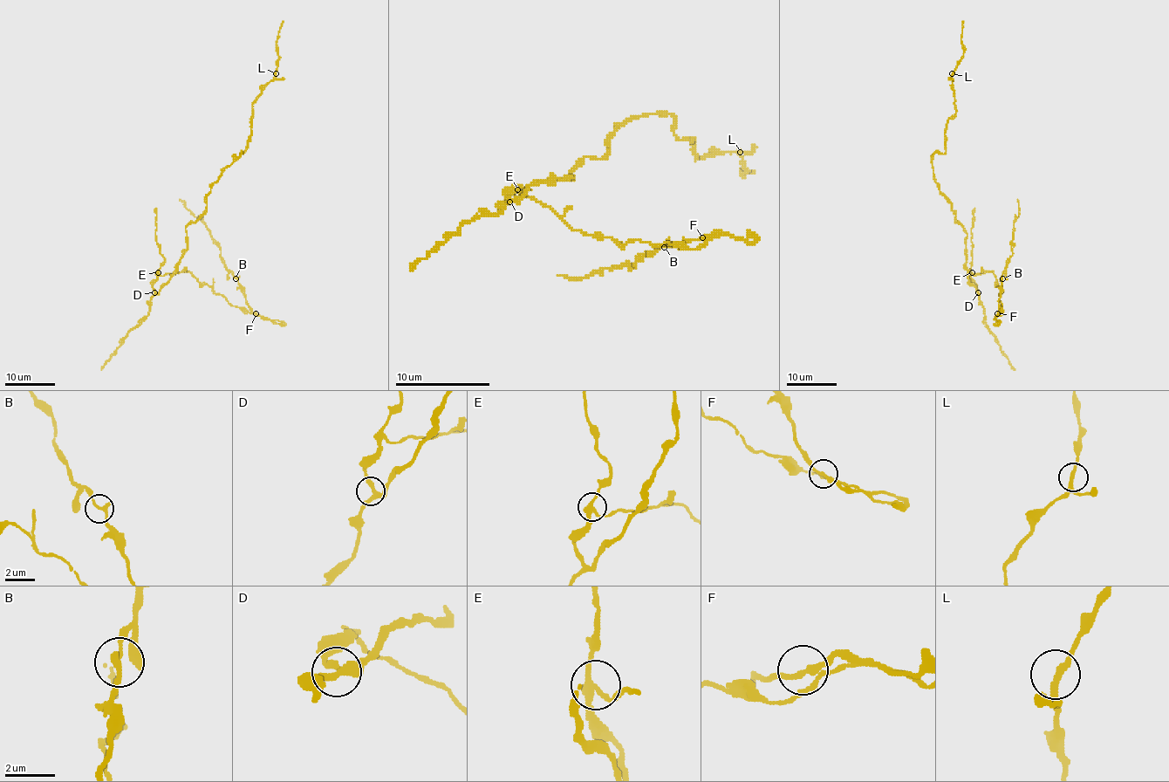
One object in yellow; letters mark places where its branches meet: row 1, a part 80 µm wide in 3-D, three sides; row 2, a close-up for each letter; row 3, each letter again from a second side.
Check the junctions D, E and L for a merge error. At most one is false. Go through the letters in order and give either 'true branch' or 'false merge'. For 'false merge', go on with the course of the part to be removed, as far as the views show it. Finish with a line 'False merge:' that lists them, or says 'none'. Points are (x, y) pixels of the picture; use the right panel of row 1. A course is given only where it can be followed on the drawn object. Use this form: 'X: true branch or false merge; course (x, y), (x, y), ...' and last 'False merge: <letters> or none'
D: true branch
E: false merge; course (972, 272), (976, 276), (994, 272), (1003, 312), (1000, 315), (998, 305), (1002, 273), (1012, 254), (1017, 199)
L: true branch
False merge: E

